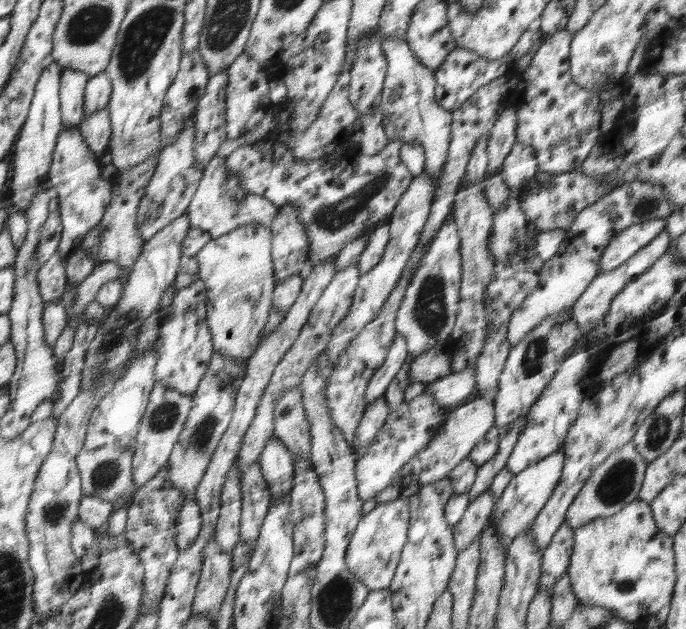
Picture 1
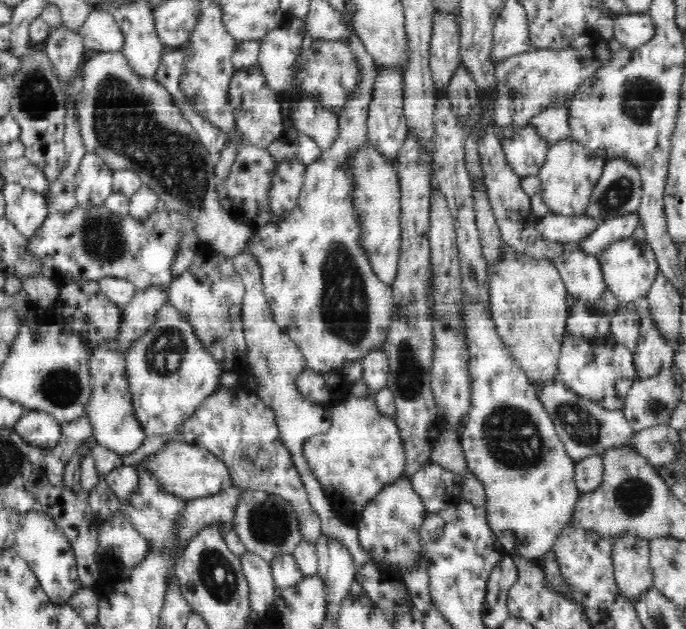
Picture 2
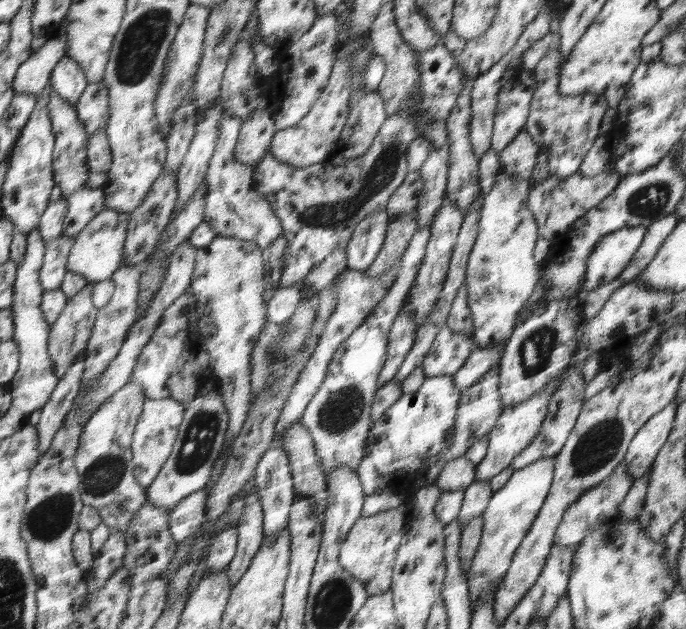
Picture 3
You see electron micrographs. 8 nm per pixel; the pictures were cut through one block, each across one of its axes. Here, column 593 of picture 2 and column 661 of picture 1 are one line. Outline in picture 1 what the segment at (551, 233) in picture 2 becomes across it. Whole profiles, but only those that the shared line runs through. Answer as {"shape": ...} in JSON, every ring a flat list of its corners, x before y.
{"shape":[[650,220,641,224,634,224,614,236,612,243,608,245,598,264,598,274,617,269,636,252,642,250,646,244,658,237,666,227,666,220]]}

